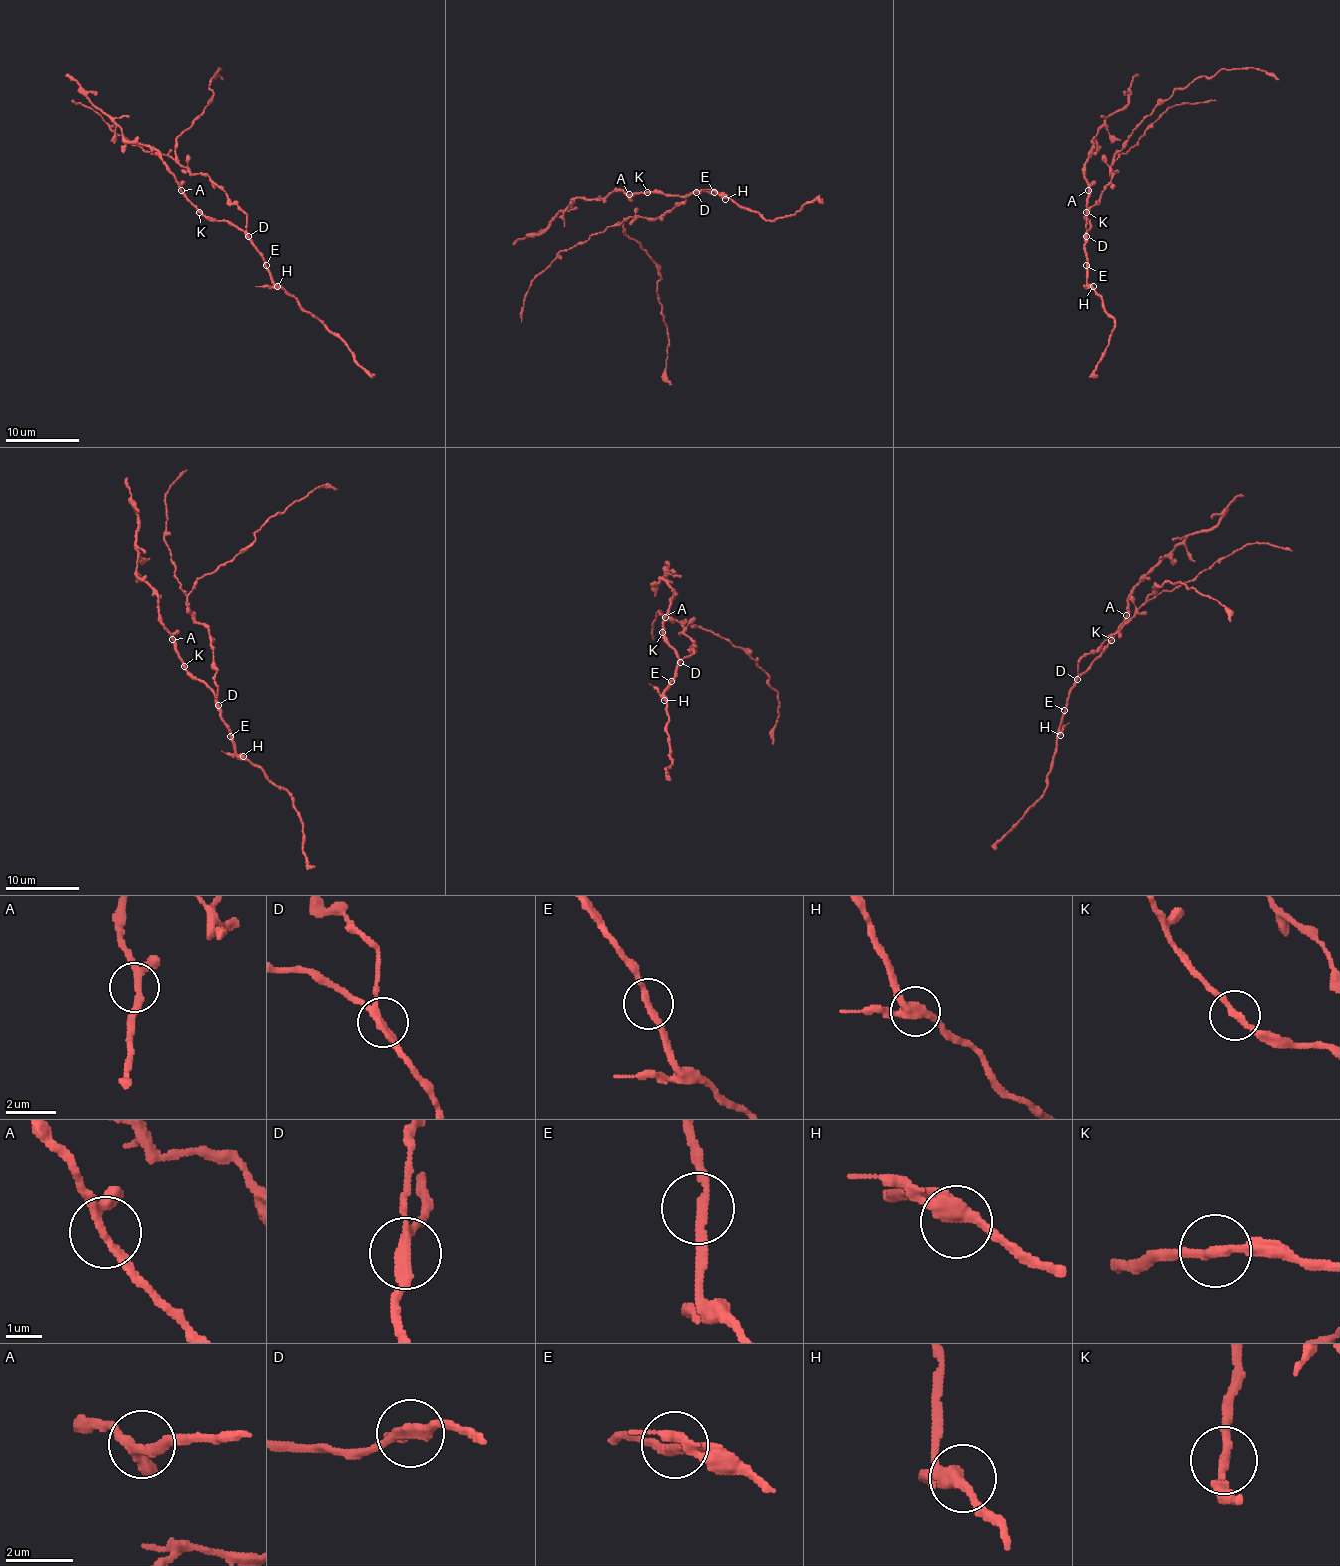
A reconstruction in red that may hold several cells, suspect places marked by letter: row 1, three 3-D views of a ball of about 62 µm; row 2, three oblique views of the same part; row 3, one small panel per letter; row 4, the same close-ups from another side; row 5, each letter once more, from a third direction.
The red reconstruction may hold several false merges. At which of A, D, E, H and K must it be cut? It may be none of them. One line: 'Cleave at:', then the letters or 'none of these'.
Cleave at: D

